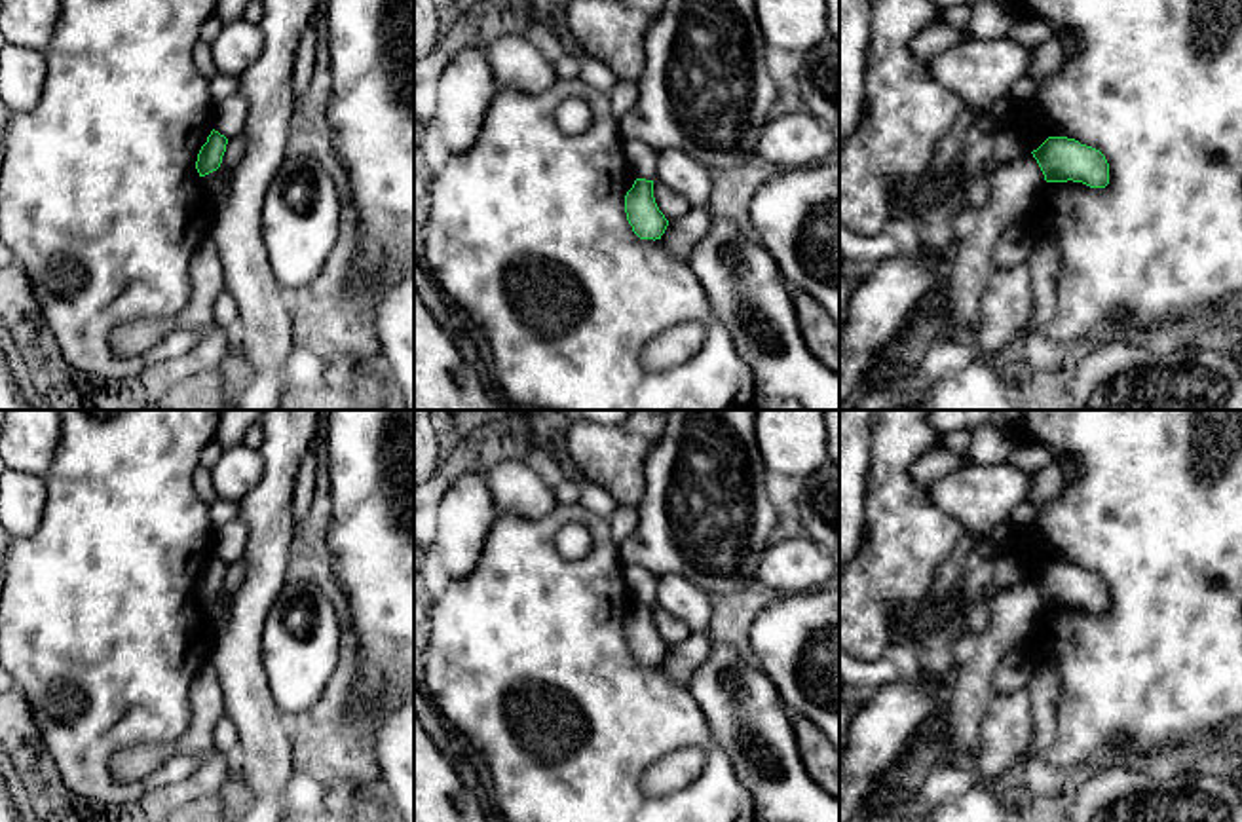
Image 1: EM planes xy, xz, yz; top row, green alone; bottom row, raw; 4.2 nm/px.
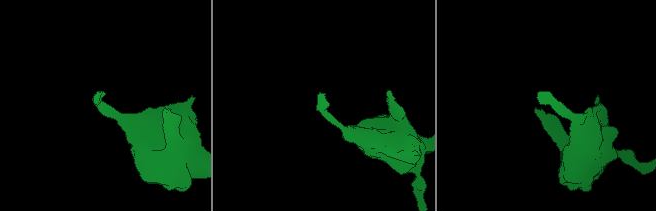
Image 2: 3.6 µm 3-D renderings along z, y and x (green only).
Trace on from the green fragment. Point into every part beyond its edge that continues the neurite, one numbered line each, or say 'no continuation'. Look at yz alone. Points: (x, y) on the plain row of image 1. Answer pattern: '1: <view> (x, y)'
no continuation

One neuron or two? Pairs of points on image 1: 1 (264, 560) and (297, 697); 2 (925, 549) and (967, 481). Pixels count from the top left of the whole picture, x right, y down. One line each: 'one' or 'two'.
1: two
2: two

